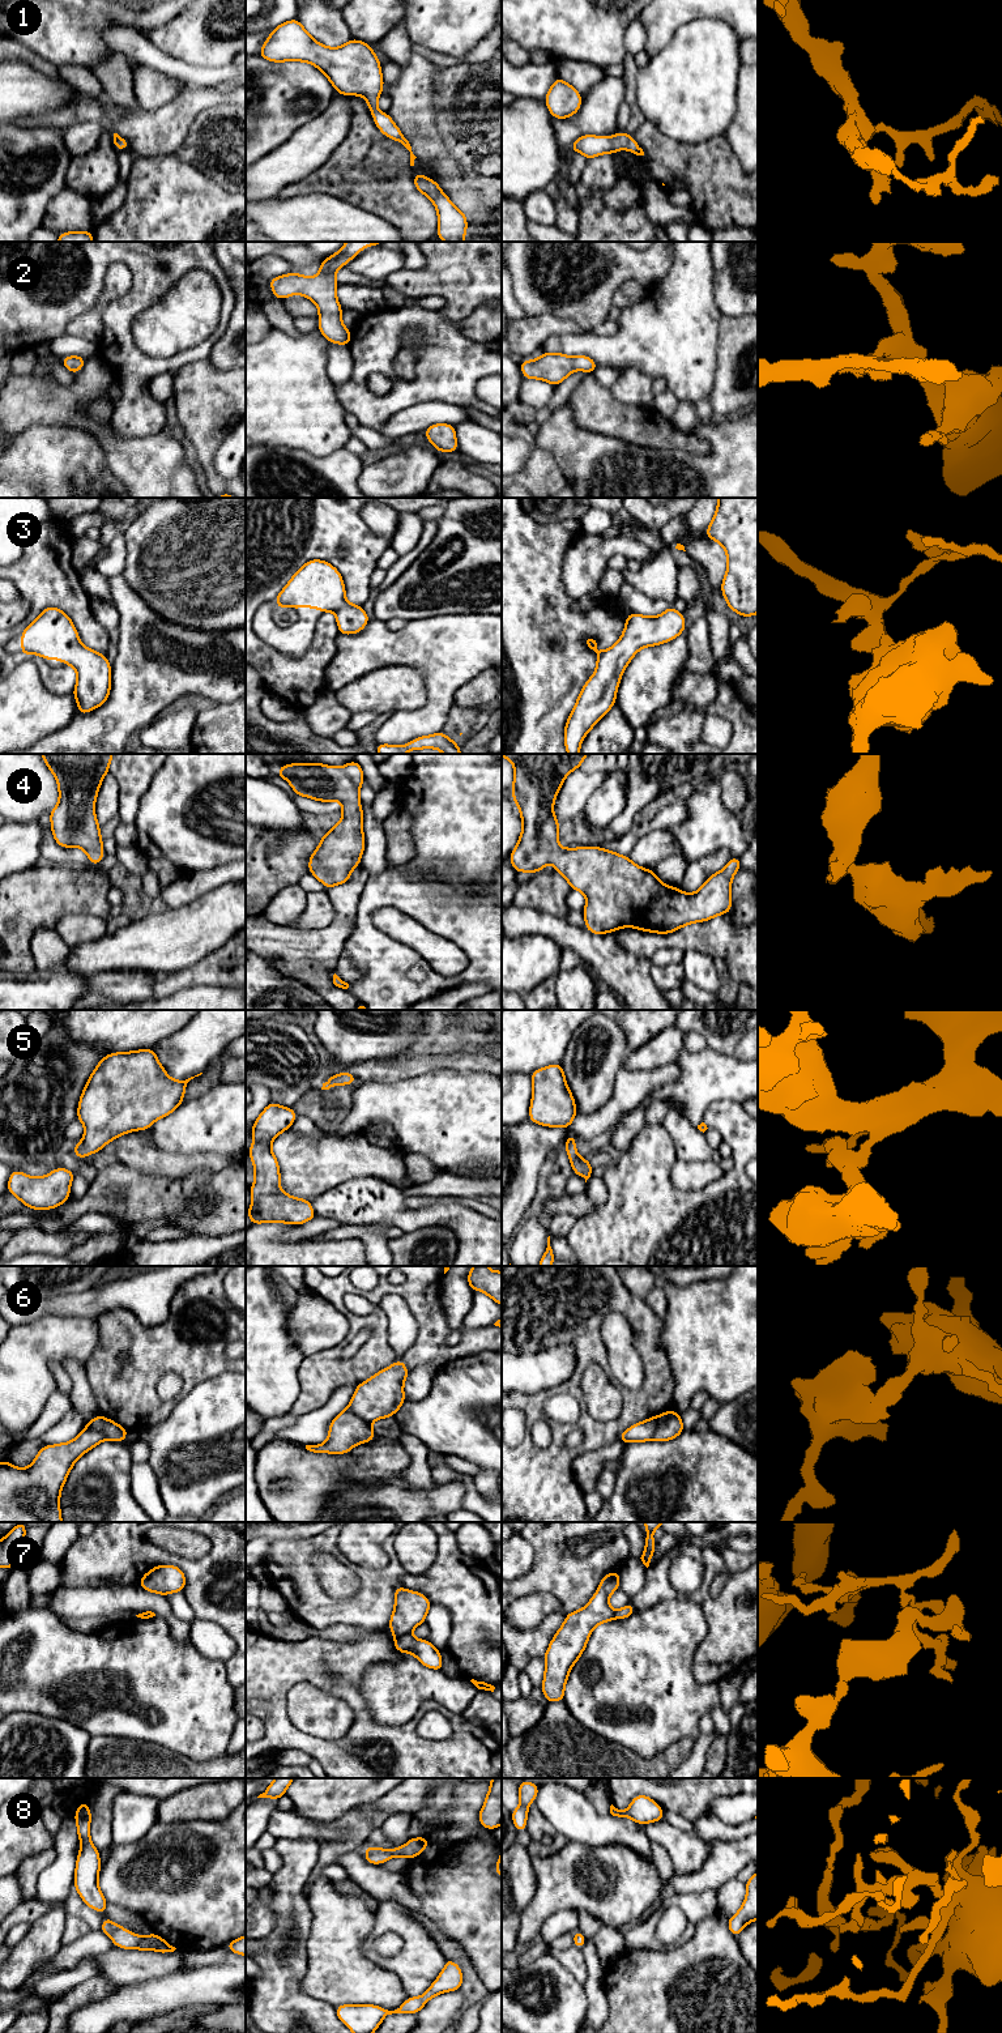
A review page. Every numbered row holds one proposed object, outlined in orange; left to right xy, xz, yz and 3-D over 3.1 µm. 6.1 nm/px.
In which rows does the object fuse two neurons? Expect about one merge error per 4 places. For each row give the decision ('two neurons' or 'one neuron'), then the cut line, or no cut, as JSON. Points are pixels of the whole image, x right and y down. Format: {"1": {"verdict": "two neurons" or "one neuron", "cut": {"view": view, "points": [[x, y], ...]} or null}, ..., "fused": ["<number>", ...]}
{"1": {"verdict": "one neuron", "cut": null}, "2": {"verdict": "one neuron", "cut": null}, "3": {"verdict": "one neuron", "cut": null}, "4": {"verdict": "one neuron", "cut": null}, "5": {"verdict": "one neuron", "cut": null}, "6": {"verdict": "two neurons", "cut": {"view": "xz", "points": [[348, 1406], [369, 1424]]}}, "7": {"verdict": "two neurons", "cut": {"view": "xz", "points": [[409, 1632], [397, 1636]]}}, "8": {"verdict": "one neuron", "cut": null}, "fused": ["6", "7"]}

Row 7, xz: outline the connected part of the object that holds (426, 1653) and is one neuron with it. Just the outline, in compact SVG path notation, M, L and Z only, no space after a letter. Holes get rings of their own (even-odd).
M409 1633L395 1637L393 1642L397 1651L413 1654L423 1666L443 1671L443 1657L428 1640L418 1640Z

